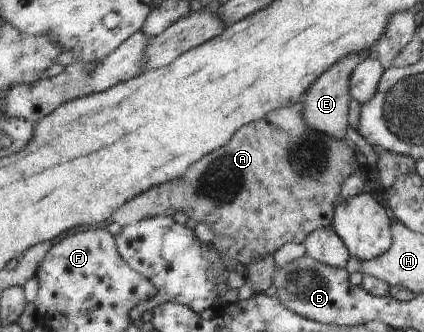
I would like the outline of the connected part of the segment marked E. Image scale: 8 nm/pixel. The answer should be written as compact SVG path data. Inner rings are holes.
M371 53L343 56L339 62L335 62L329 70L325 70L319 78L311 83L311 86L300 98L301 118L309 130L325 134L325 136L335 138L335 140L345 140L345 126L348 125L347 102L351 99L349 96L349 74L368 55Z

